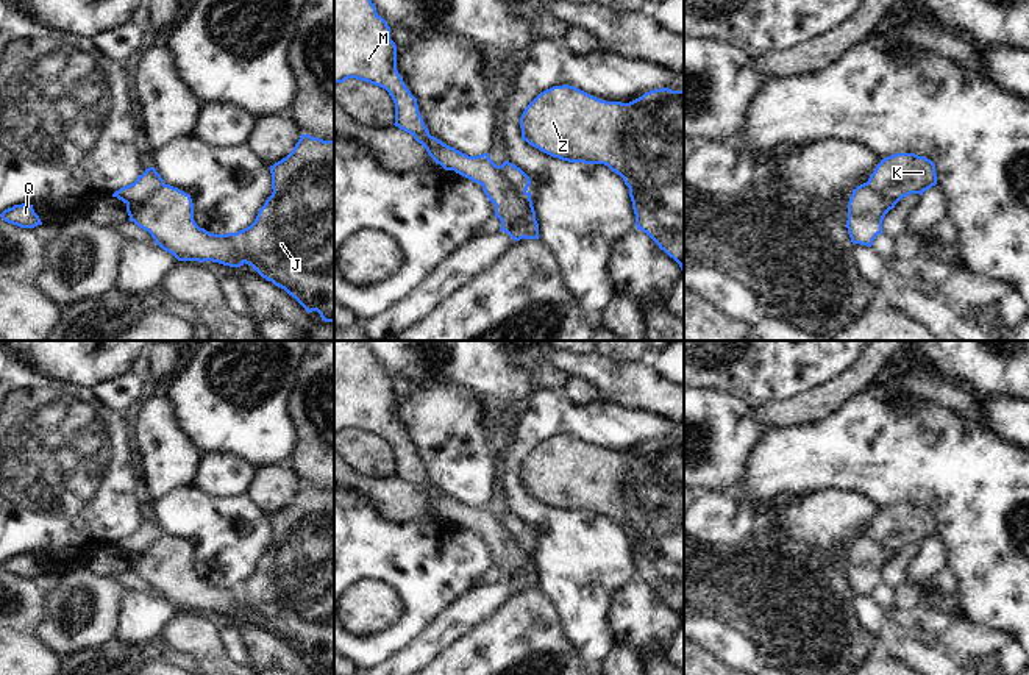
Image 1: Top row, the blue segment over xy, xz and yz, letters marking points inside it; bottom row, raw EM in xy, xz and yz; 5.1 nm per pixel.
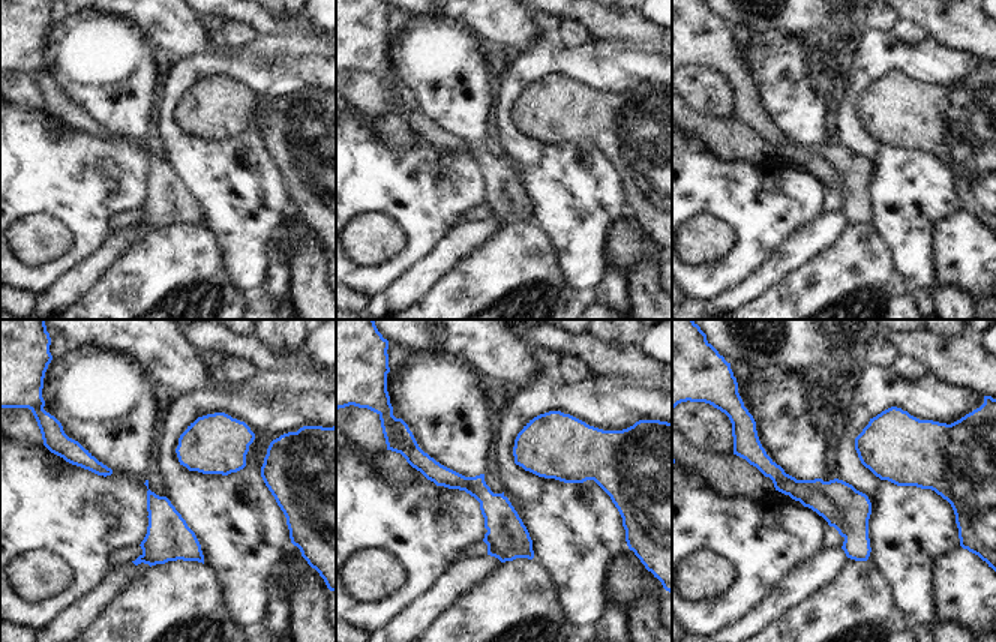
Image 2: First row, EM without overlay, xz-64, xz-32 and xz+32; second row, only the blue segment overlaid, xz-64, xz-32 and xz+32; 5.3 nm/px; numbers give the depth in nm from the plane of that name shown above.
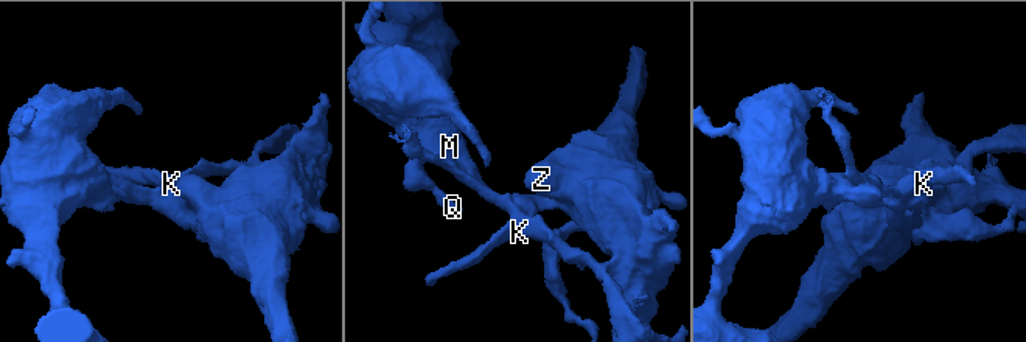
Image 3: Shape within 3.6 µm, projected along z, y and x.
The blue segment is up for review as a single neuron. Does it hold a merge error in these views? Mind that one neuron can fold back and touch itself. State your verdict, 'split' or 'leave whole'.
split

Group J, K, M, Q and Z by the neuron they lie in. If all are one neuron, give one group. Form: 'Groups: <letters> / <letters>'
Groups: J K Z / M Q

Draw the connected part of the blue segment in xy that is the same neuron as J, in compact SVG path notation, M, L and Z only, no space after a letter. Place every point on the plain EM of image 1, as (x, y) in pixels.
M301 484L294 500L270 516L270 523L272 545L250 577L233 583L239 605L245 614L284 639L308 662L317 661L322 670L334 673L334 491Z

